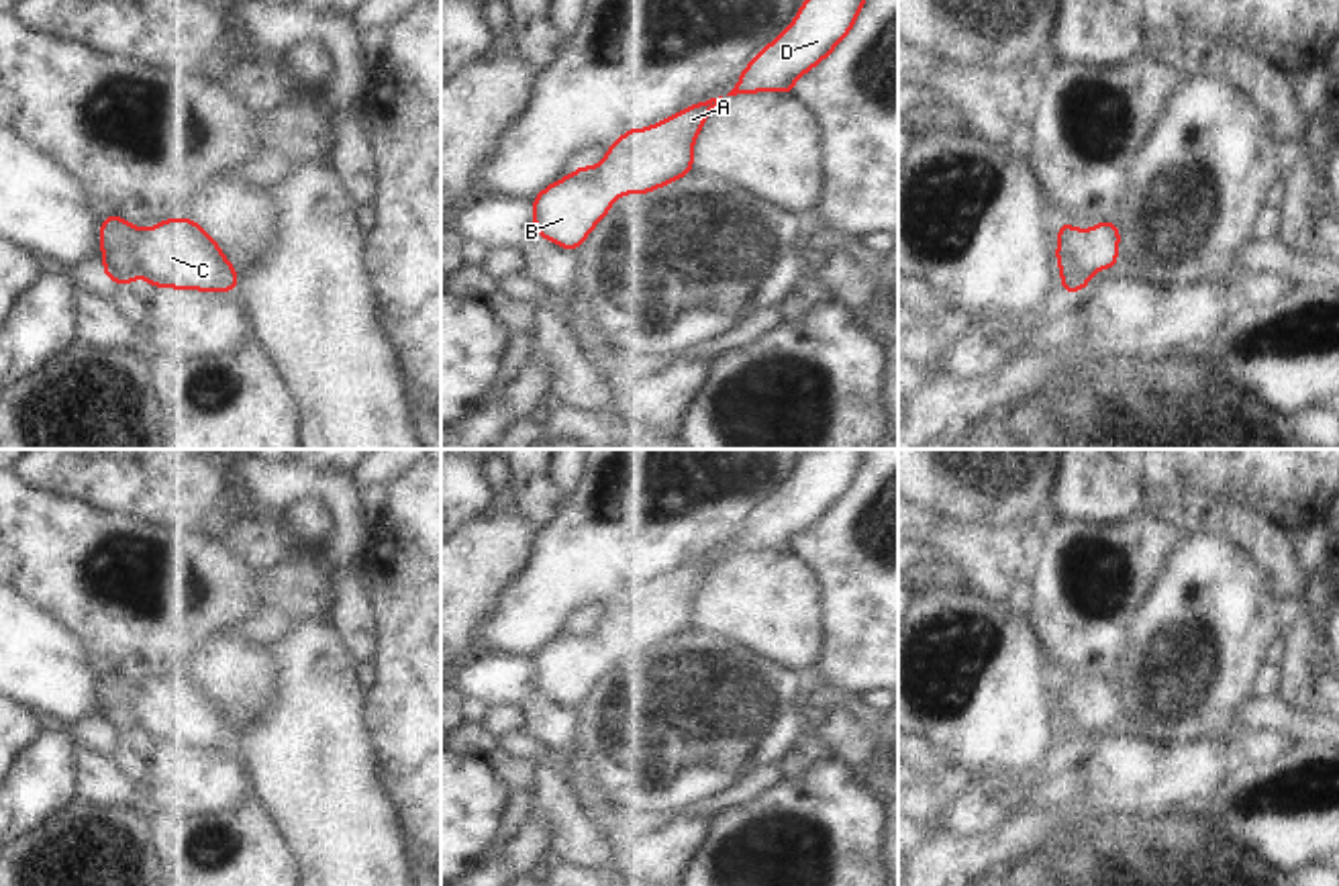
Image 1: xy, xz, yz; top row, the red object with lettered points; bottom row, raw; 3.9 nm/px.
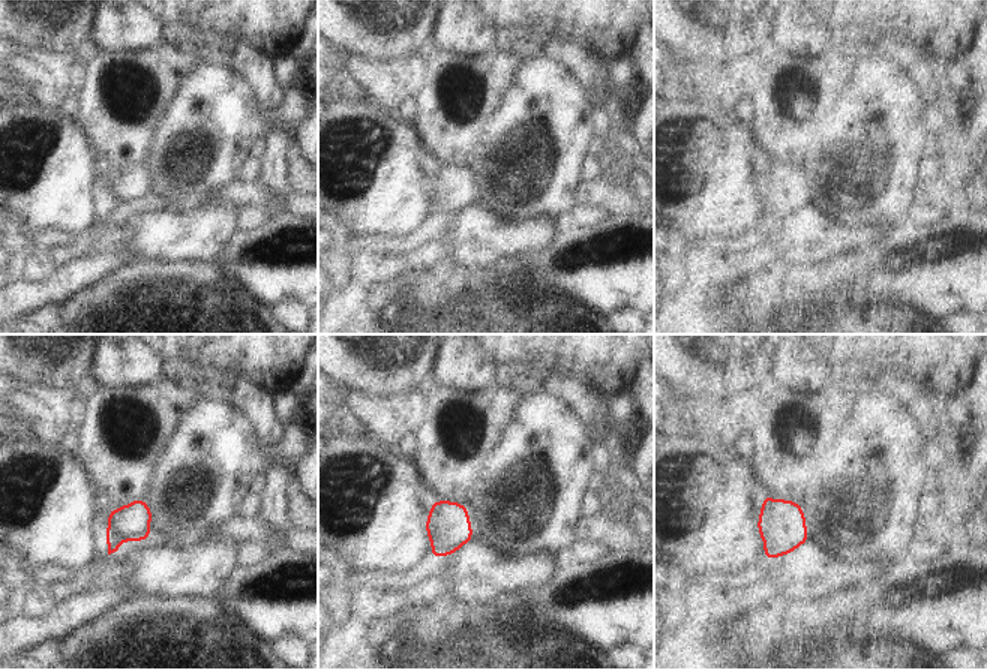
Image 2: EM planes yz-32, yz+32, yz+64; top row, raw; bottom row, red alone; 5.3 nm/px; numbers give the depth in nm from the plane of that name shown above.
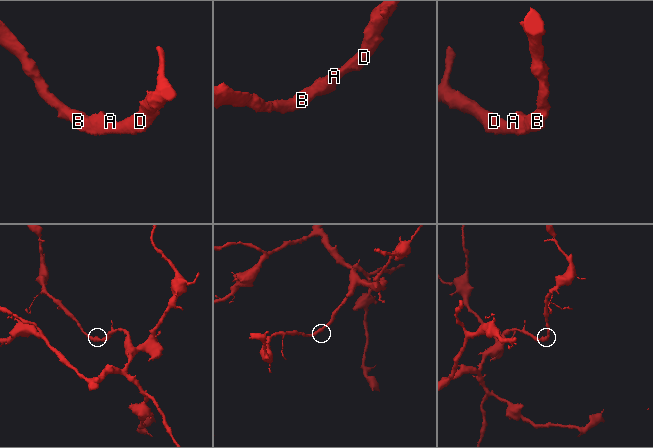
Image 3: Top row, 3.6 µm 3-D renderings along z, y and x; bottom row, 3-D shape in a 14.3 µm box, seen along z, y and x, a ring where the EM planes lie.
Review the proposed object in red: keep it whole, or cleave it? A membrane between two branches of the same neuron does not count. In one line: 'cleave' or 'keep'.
keep

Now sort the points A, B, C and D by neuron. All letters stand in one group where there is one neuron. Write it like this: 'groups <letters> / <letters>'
groups A B C D

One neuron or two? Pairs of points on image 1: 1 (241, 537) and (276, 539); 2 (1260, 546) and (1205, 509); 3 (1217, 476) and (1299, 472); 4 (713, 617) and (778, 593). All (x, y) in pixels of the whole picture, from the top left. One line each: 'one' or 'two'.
1: one
2: one
3: one
4: one

